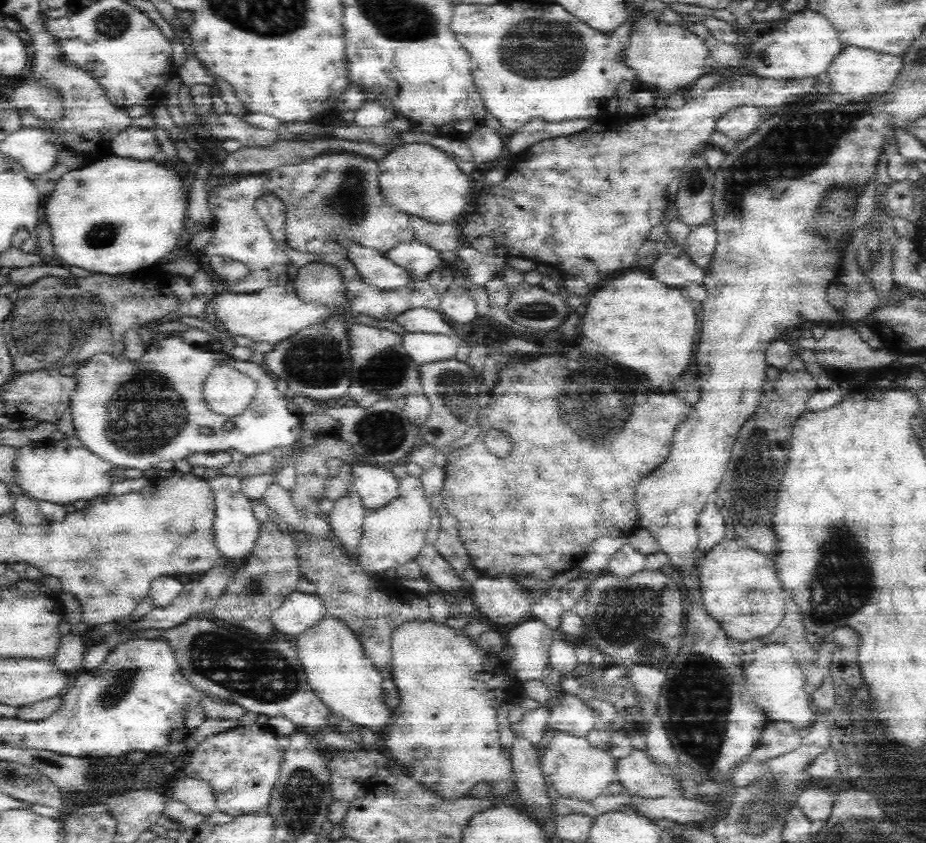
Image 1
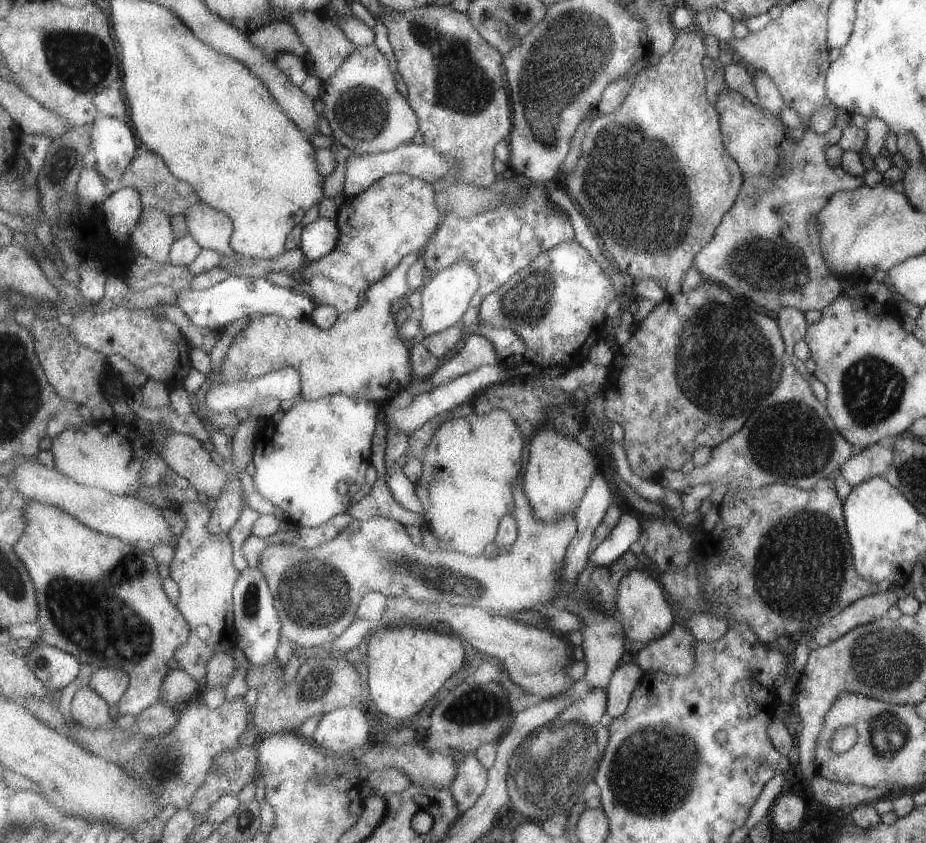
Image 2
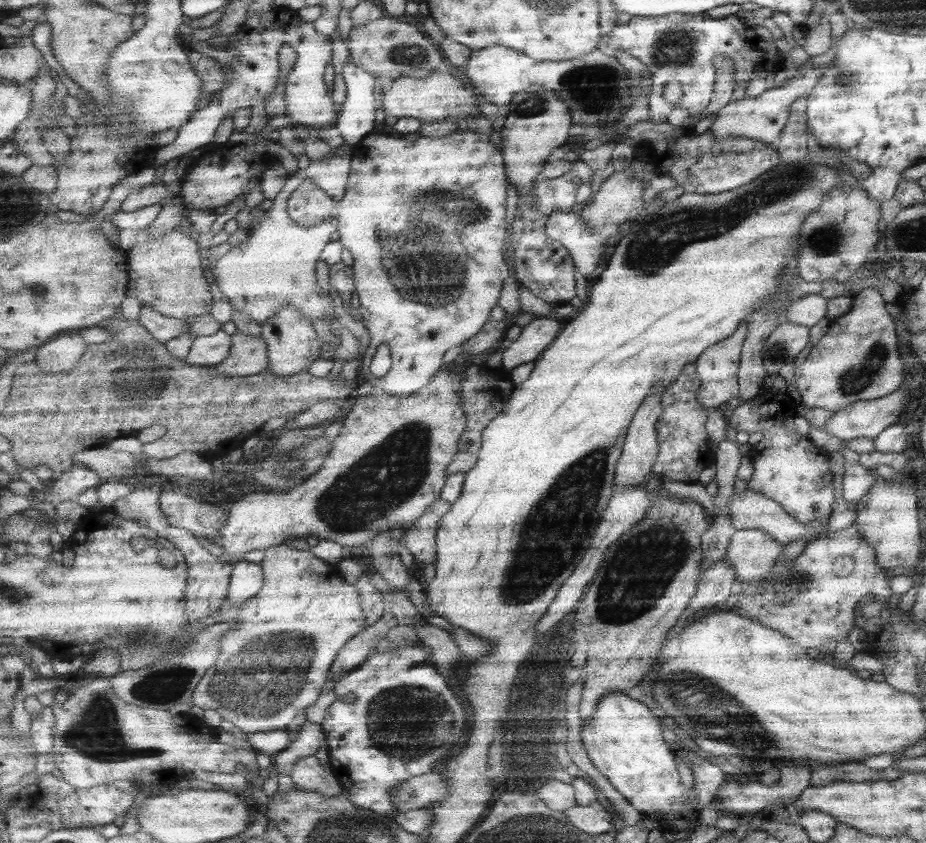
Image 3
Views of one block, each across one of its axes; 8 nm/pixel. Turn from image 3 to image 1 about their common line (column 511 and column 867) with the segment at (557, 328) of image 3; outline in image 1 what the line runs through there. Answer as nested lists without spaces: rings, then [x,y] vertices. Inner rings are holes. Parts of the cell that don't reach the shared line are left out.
[[[844,326],[840,330],[826,330],[824,338],[816,342],[814,348],[816,362],[832,372],[860,372],[890,366],[898,360],[888,350],[874,350],[860,338],[854,326]]]

